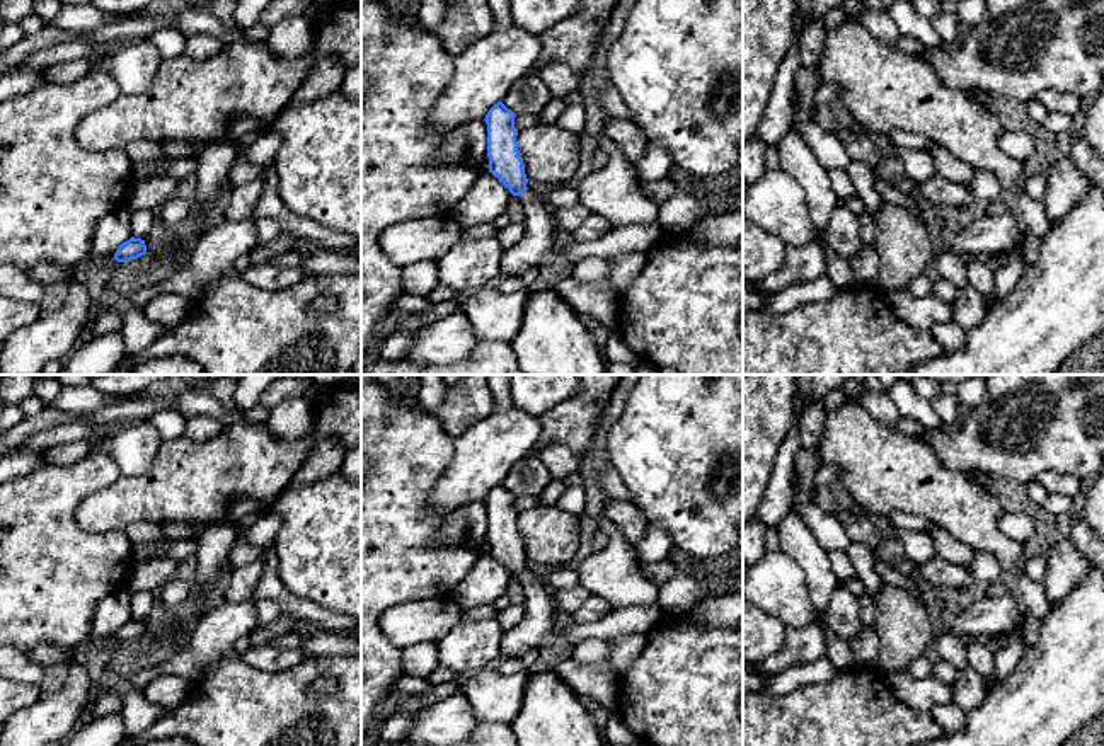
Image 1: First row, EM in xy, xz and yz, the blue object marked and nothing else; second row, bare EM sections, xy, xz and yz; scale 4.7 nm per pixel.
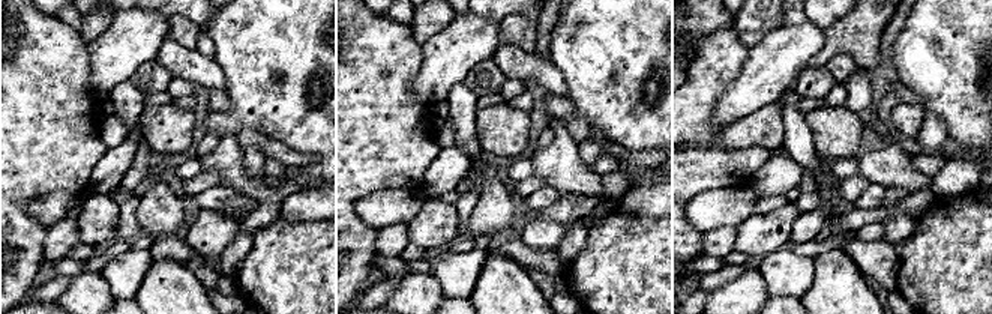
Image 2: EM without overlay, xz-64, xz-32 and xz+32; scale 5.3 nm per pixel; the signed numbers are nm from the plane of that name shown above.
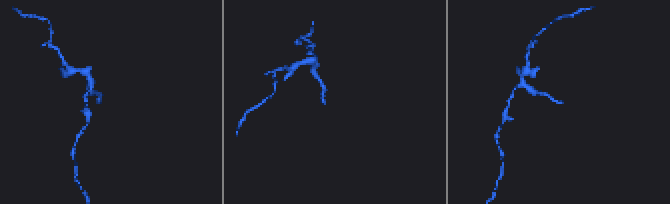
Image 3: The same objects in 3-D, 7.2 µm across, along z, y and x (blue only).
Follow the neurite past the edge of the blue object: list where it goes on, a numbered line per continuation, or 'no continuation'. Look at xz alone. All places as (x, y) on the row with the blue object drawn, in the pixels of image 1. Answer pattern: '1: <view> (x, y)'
1: xz (539, 244)

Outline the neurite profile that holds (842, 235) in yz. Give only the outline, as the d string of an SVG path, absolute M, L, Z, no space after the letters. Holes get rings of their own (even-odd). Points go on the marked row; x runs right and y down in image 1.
M843 203L838 204L828 218L825 230L825 244L840 257L848 262L862 249L862 235L859 216L850 211Z

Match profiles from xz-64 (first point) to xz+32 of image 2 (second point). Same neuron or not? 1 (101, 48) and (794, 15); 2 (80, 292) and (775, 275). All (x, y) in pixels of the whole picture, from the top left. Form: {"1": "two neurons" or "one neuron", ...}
{"1": "two neurons", "2": "two neurons"}

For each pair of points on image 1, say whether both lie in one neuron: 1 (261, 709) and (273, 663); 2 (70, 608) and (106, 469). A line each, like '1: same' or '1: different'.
1: different
2: same

